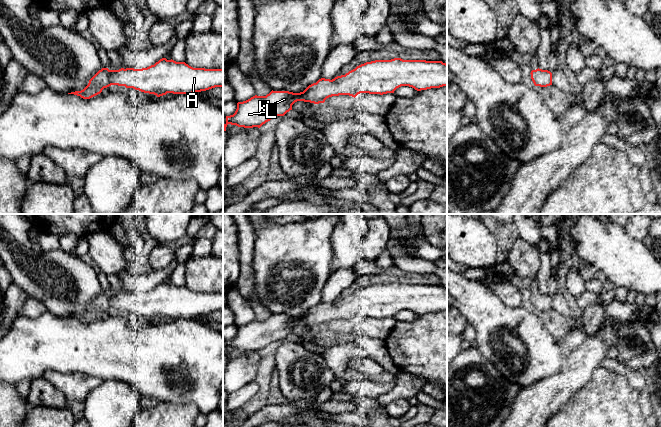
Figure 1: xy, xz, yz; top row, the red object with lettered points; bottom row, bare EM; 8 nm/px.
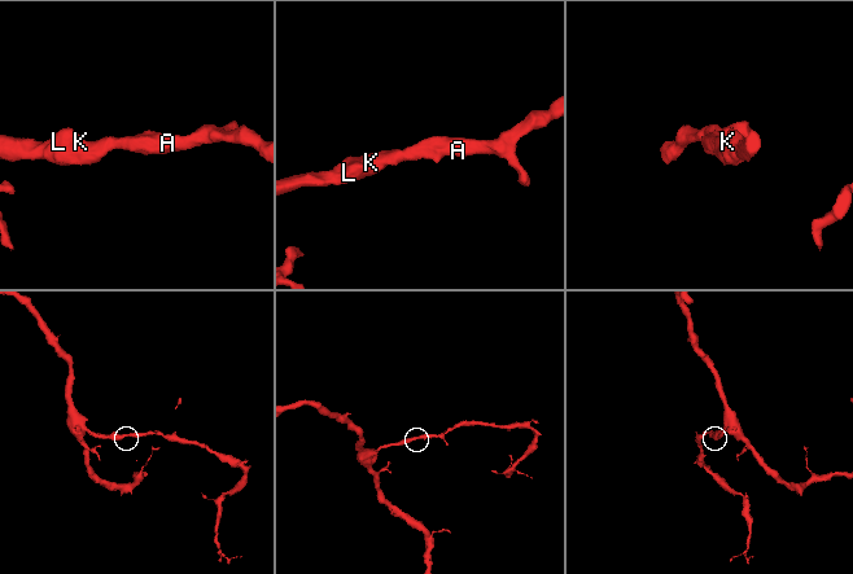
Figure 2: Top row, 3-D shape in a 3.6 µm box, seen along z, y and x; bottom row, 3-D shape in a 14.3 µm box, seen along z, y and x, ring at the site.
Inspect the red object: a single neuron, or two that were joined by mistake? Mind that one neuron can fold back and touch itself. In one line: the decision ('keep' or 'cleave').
keep

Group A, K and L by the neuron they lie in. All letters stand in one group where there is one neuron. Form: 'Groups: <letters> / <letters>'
Groups: A K L

